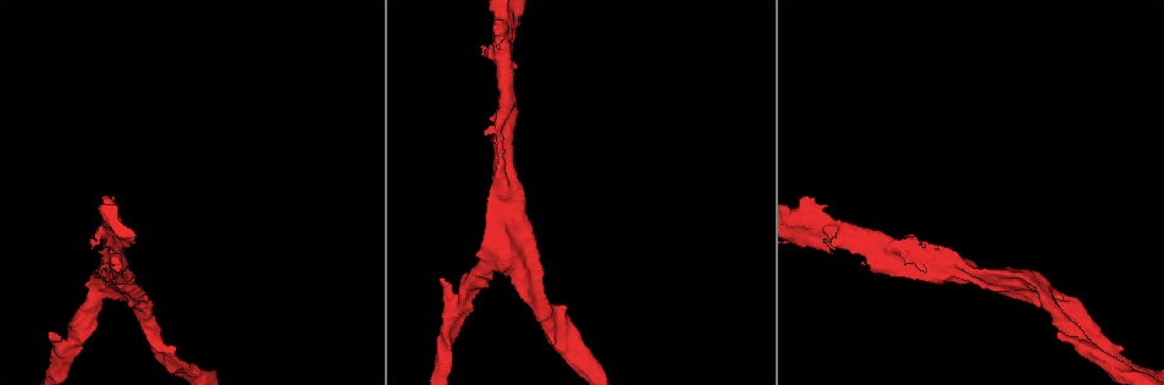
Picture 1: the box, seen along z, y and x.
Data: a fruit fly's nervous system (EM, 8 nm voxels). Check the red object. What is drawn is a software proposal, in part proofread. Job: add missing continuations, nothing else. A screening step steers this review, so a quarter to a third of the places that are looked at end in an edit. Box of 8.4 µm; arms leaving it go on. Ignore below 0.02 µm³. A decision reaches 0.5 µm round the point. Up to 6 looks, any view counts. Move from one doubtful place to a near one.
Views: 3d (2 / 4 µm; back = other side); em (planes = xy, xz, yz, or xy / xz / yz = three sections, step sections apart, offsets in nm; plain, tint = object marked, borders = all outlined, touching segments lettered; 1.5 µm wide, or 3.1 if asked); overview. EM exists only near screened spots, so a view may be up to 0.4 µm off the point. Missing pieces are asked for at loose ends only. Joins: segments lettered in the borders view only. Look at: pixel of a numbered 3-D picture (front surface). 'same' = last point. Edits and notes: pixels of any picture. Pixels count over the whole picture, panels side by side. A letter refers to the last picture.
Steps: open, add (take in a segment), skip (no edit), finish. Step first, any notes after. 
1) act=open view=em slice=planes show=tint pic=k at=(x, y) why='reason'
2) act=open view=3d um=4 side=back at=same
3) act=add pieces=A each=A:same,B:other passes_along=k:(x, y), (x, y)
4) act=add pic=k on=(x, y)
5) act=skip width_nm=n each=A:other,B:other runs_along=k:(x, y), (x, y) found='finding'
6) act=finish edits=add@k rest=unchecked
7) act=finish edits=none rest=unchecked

act=open view=3d um=4 pic=1 at=(487, 135) why='free end'

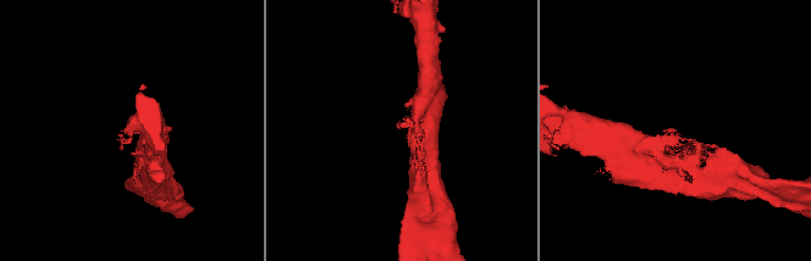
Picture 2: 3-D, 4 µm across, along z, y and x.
act=open view=em slice=xz step=4 show=plain pic=2 at=(401, 128)

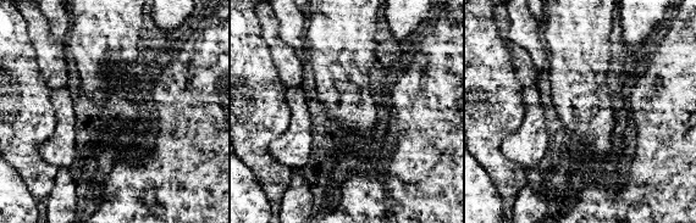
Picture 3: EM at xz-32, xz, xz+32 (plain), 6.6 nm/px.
act=open view=em slice=xz step=4 show=borders at=same

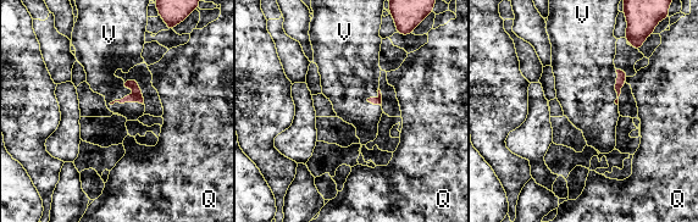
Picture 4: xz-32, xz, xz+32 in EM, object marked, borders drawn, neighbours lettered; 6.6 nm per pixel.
act=skip each=Q:other,V:other border=4:(109, 103), (140, 103), (143, 105) found='no lettered segment goes on from it'

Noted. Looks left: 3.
act=open view=em slice=planes show=borders pic=1 at=(803, 198) why='free end'

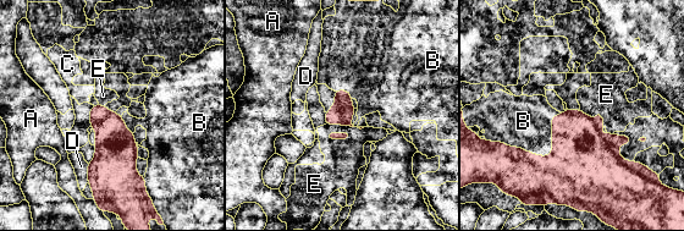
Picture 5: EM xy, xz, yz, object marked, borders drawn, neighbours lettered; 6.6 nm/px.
act=skip each=A:other,B:other,C:other,D:other,E:other border=5:(563, 113), (547, 155), (485, 138) found='no lettered segment goes on from it'

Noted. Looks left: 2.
act=open view=3d um=2 pic=1 at=(50, 333) why='branch stops here'

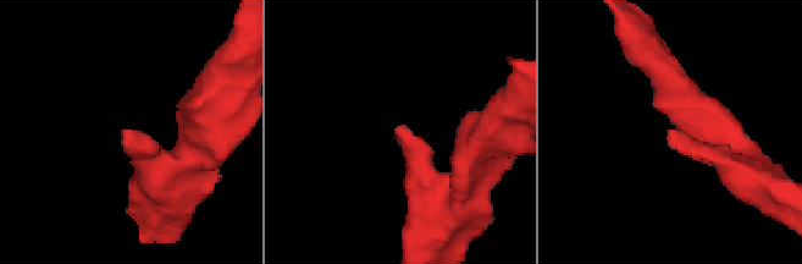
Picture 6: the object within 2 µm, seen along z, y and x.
act=open view=em slice=planes show=borders pic=6 at=(671, 136) why='now the EM'

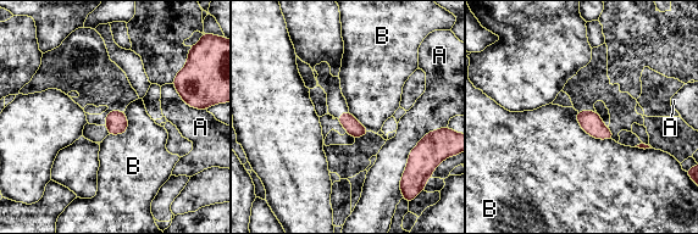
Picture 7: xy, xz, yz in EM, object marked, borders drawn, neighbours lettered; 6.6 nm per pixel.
act=skip longest_contact=A:420nm each=A:other,B:other border=7:(575, 112), (588, 134), (611, 140) found='none of them fits'

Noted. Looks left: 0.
act=finish edits=none rest=unchecked

